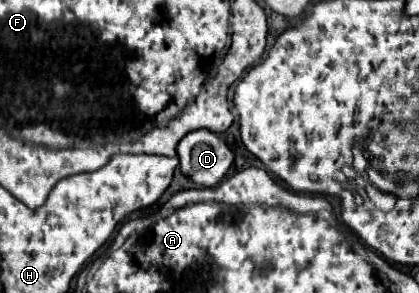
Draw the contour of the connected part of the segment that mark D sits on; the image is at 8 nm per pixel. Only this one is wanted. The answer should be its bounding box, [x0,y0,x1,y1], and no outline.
[176,132,234,186]

